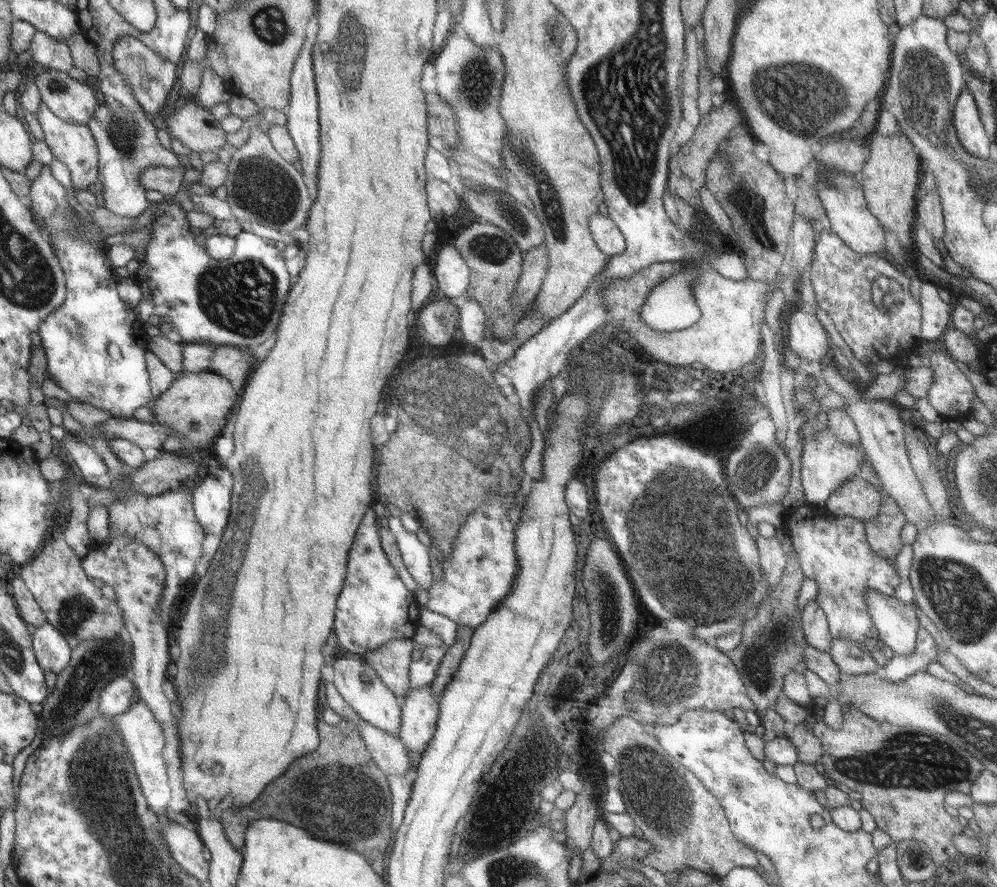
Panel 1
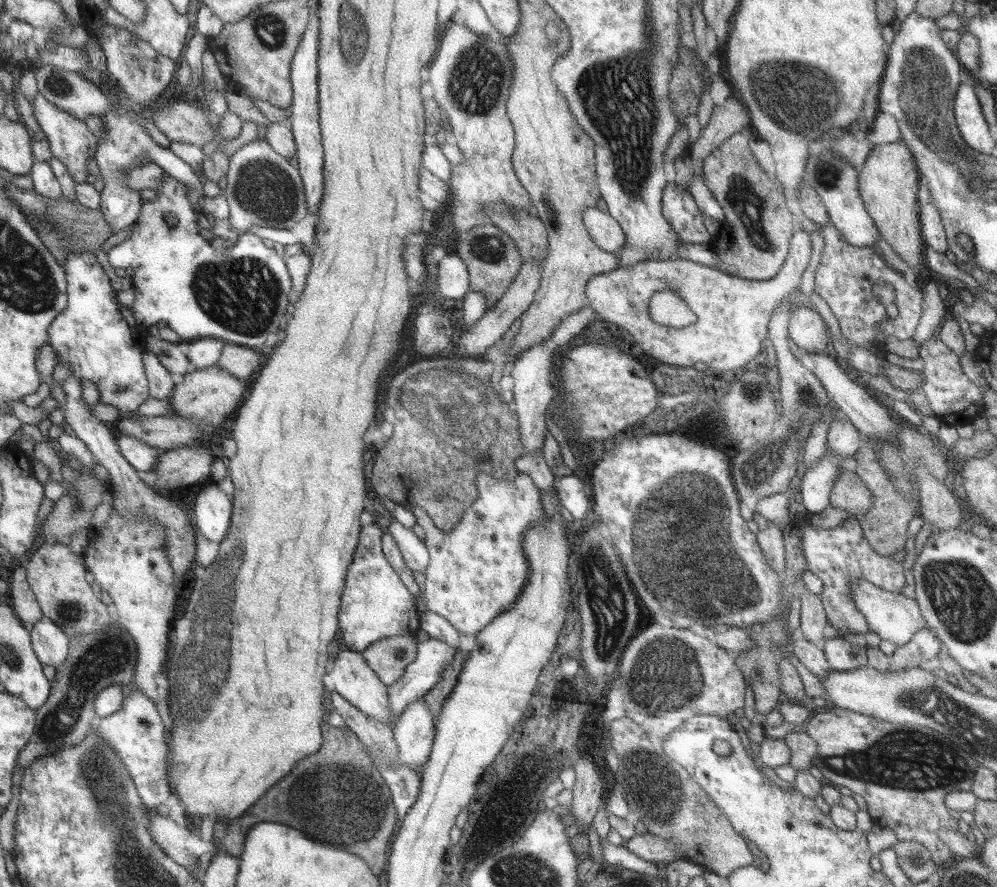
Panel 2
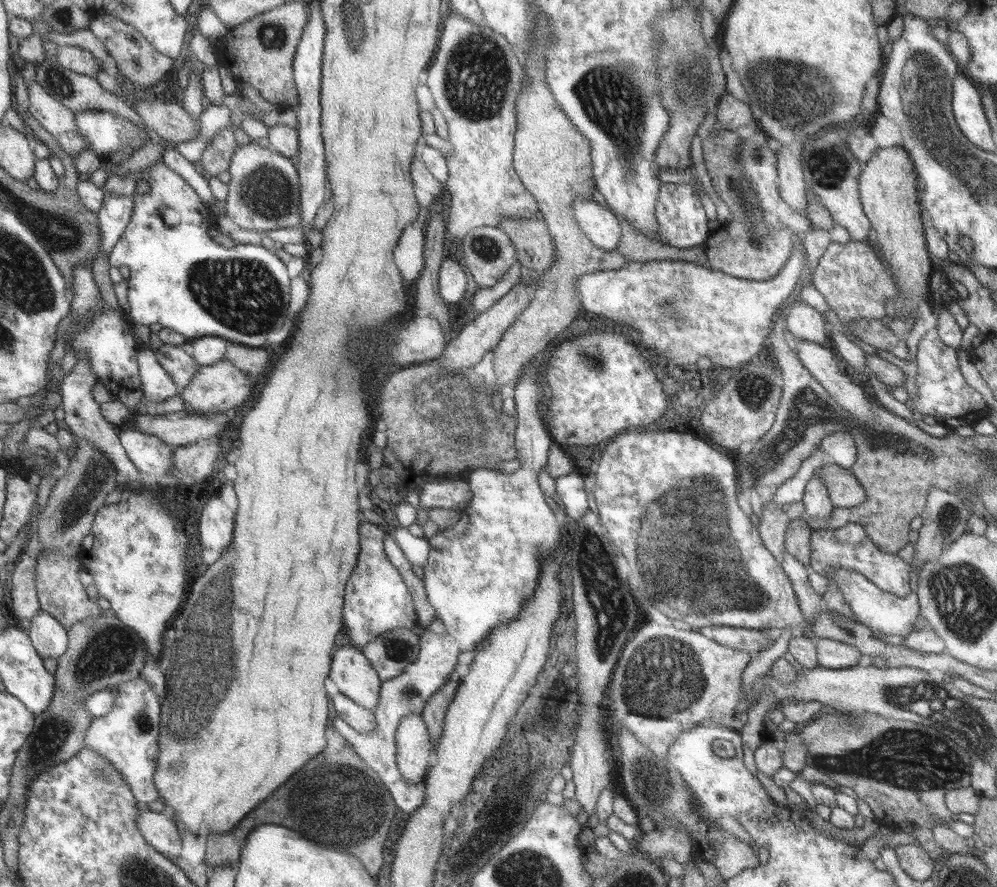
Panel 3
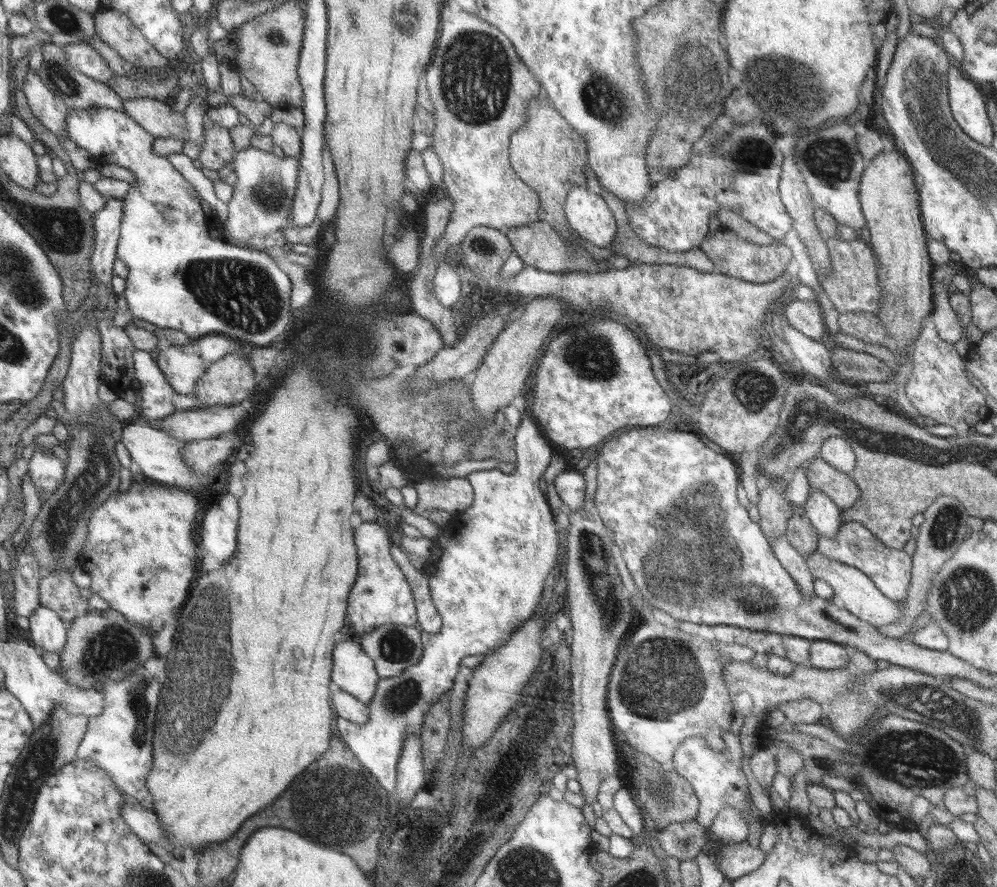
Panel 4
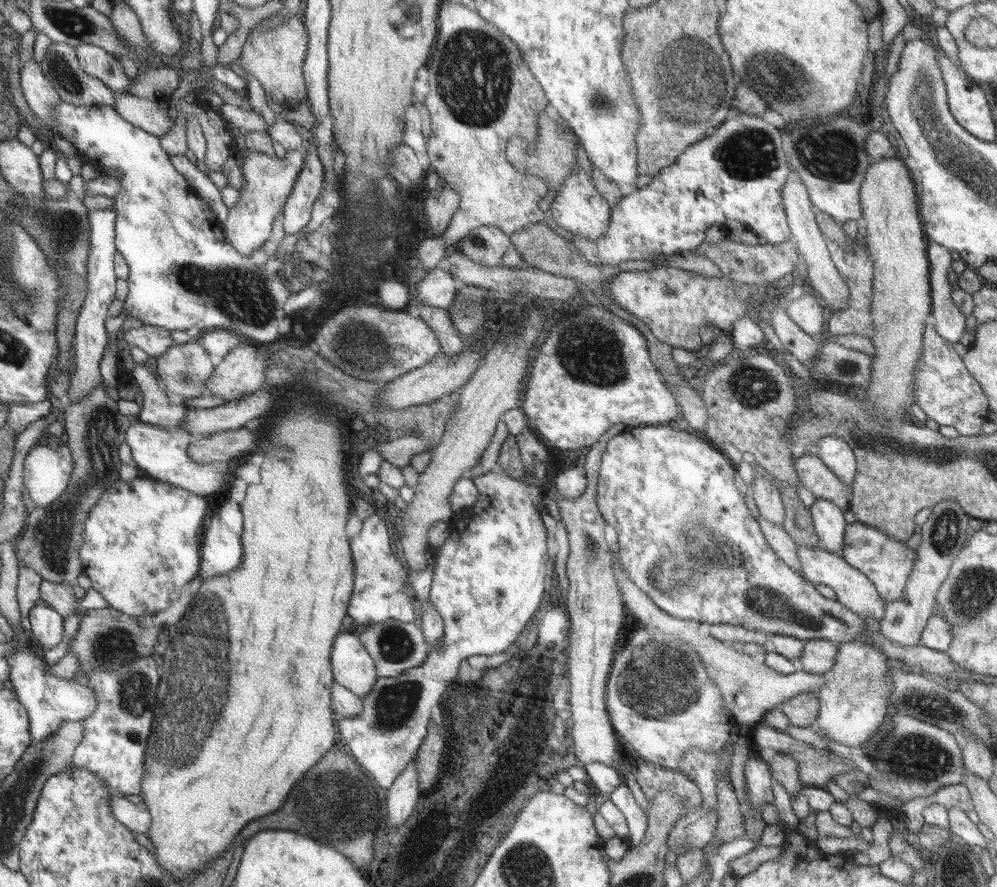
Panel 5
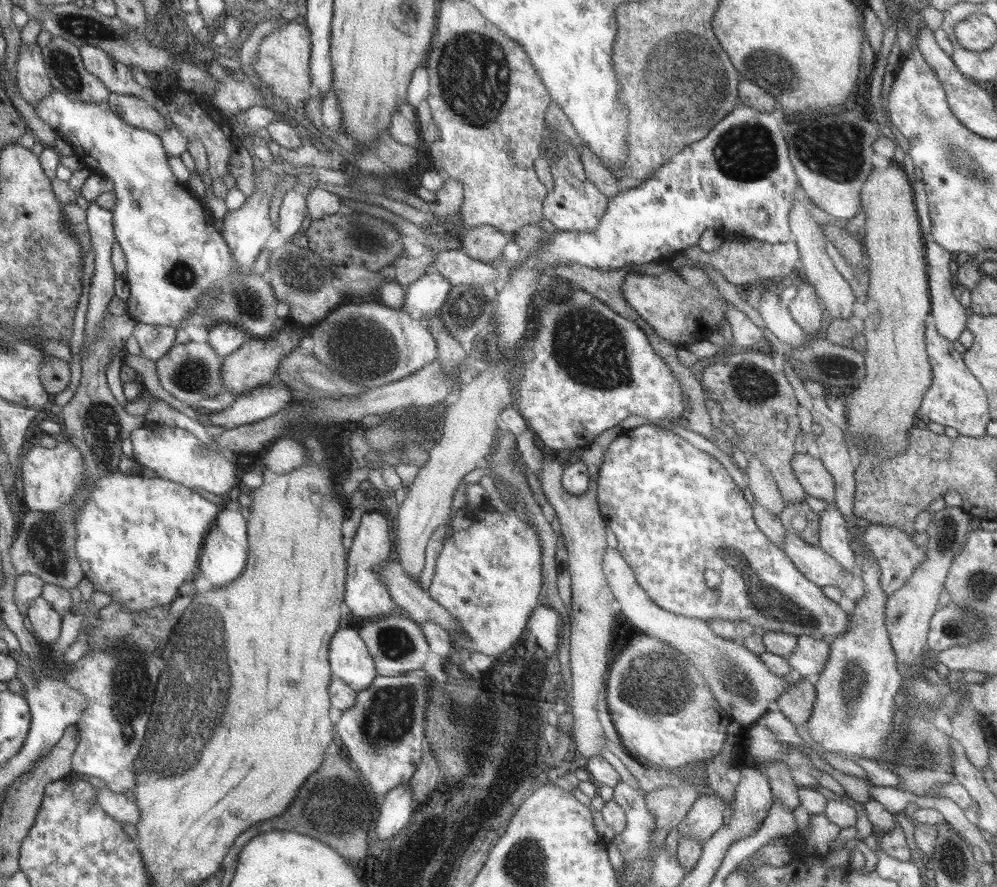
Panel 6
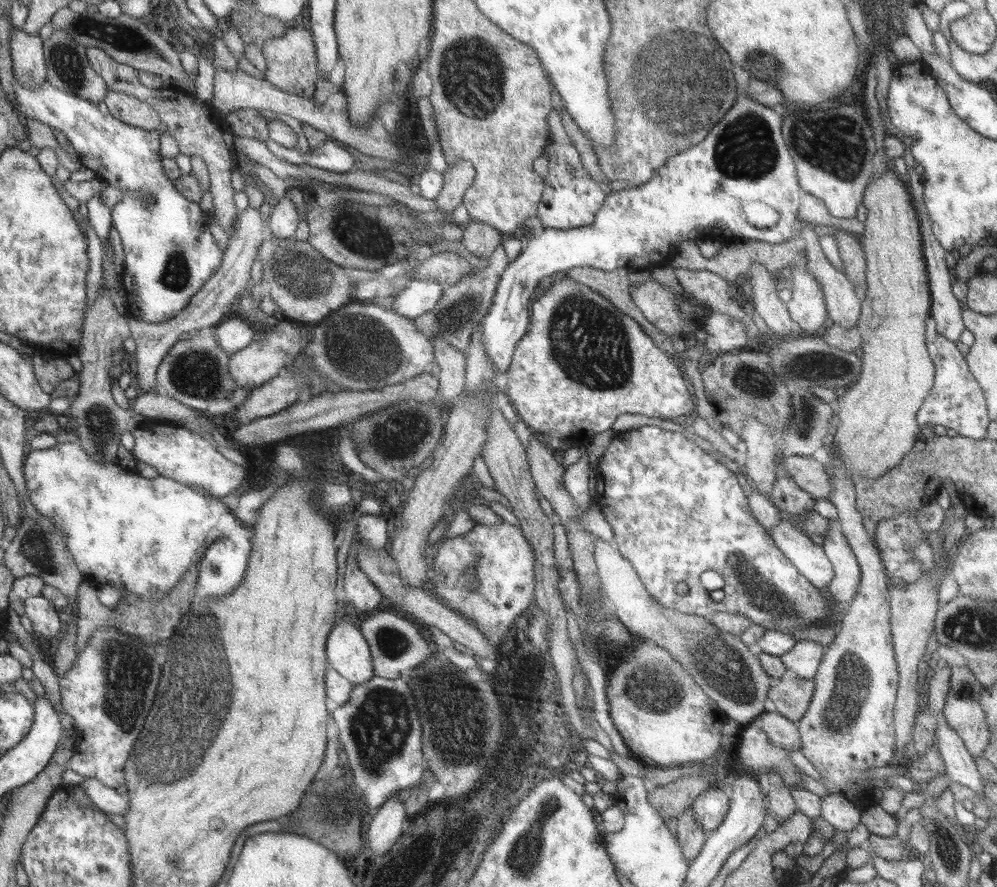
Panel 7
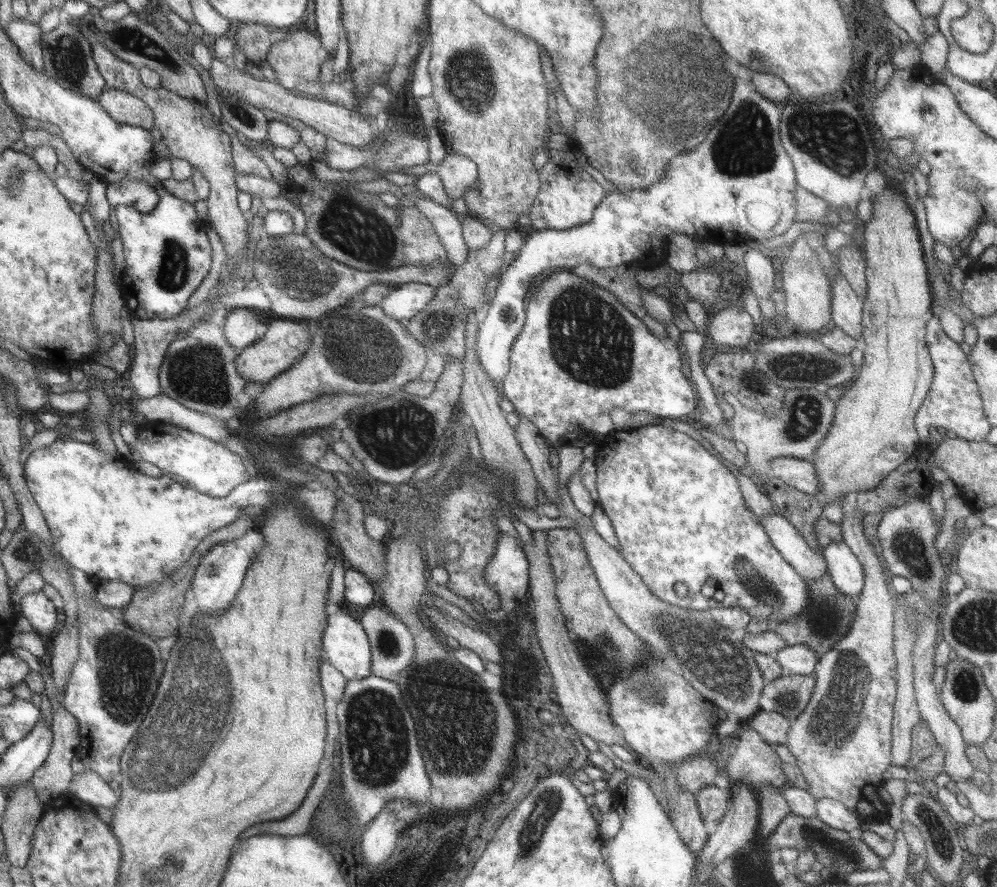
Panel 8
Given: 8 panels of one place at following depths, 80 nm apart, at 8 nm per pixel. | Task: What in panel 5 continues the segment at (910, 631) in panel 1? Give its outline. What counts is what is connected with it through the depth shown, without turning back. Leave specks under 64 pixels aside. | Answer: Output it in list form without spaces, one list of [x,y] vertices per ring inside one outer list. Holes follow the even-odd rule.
[[[797,544],[797,557],[801,572],[814,585],[826,585],[836,592],[836,601],[863,619],[867,616],[880,621],[884,616],[886,600],[875,589],[874,584],[857,568],[850,566],[844,559],[822,548],[808,548]]]

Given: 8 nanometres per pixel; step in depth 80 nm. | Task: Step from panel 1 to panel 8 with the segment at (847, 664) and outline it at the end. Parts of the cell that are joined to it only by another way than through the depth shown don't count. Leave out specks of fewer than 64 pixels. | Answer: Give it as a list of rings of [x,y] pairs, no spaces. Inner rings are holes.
[[[788,645],[772,654],[778,664],[790,675],[810,676],[815,672],[819,658],[814,649],[806,645]]]

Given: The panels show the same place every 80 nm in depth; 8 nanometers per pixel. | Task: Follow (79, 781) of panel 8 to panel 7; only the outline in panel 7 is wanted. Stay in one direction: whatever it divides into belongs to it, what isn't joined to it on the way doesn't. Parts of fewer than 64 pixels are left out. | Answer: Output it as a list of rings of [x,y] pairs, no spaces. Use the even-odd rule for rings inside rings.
[[[84,778],[78,788],[84,790],[84,794],[90,798],[92,804],[98,806],[106,814],[126,815],[128,813],[128,800],[121,796],[115,789],[108,788],[96,778]]]

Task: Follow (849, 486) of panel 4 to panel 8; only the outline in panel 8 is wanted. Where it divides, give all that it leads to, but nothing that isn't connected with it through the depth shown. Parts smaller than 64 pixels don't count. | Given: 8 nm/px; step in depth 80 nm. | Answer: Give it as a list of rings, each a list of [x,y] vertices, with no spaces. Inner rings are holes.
[[[780,457],[770,461],[771,478],[782,479],[786,484],[801,490],[803,493],[817,496],[821,484],[817,470],[812,461],[792,457]]]

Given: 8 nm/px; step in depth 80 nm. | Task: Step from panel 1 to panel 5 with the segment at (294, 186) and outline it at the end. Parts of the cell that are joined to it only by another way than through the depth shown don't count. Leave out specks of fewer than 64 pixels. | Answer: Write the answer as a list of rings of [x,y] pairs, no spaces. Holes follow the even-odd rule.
[[[252,151],[247,153],[248,156],[241,160],[244,185],[239,190],[238,202],[229,208],[227,219],[222,224],[228,241],[243,255],[251,256],[268,241],[274,220],[283,214],[283,206],[303,167],[307,151],[287,151],[284,158]]]

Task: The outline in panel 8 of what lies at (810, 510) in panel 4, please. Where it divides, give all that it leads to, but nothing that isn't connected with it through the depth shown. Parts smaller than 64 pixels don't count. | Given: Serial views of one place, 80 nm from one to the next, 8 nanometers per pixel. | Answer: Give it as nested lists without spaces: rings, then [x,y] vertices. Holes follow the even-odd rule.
[[[843,541],[823,545],[828,573],[838,591],[857,597],[864,588],[864,569],[858,557]]]

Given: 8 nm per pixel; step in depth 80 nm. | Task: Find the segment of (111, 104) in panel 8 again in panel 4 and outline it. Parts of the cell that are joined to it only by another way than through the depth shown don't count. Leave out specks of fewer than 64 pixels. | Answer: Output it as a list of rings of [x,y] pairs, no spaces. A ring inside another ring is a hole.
[[[126,98],[122,104],[124,113],[139,121],[155,138],[185,138],[187,120],[169,102],[160,102],[155,98]]]

